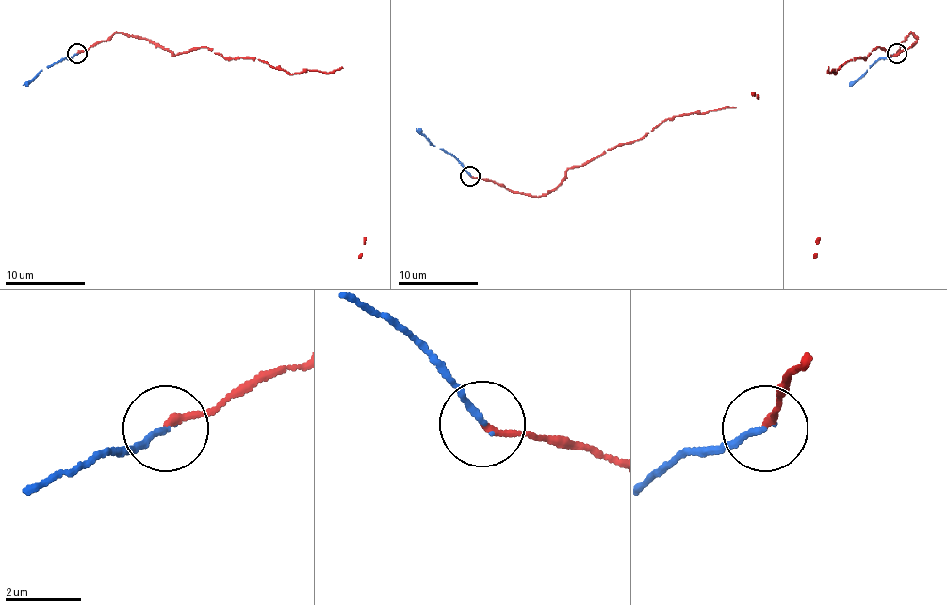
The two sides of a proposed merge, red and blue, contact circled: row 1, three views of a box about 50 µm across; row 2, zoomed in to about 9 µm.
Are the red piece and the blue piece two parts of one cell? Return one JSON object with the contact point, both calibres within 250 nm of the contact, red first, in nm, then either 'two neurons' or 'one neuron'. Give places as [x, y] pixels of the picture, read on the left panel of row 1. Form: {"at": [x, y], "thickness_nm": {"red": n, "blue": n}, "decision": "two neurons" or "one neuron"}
{"at": [77, 54], "thickness_nm": {"red": 180, "blue": 150}, "decision": "one neuron"}

